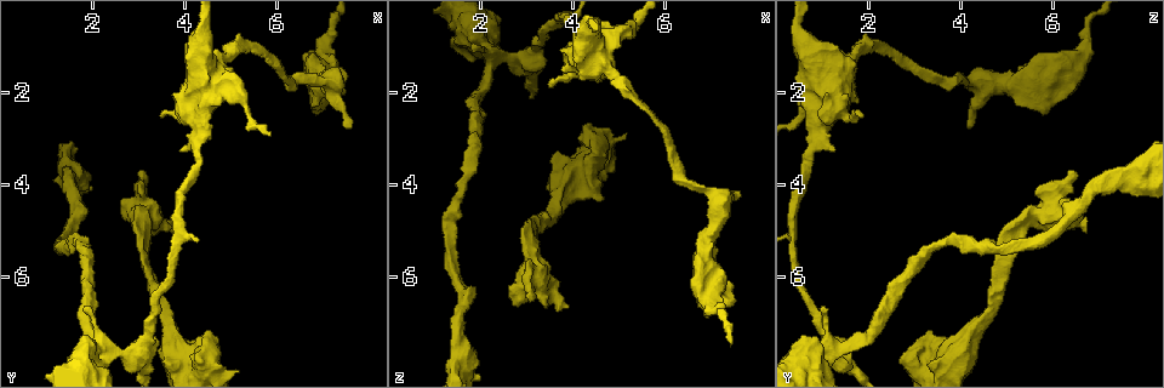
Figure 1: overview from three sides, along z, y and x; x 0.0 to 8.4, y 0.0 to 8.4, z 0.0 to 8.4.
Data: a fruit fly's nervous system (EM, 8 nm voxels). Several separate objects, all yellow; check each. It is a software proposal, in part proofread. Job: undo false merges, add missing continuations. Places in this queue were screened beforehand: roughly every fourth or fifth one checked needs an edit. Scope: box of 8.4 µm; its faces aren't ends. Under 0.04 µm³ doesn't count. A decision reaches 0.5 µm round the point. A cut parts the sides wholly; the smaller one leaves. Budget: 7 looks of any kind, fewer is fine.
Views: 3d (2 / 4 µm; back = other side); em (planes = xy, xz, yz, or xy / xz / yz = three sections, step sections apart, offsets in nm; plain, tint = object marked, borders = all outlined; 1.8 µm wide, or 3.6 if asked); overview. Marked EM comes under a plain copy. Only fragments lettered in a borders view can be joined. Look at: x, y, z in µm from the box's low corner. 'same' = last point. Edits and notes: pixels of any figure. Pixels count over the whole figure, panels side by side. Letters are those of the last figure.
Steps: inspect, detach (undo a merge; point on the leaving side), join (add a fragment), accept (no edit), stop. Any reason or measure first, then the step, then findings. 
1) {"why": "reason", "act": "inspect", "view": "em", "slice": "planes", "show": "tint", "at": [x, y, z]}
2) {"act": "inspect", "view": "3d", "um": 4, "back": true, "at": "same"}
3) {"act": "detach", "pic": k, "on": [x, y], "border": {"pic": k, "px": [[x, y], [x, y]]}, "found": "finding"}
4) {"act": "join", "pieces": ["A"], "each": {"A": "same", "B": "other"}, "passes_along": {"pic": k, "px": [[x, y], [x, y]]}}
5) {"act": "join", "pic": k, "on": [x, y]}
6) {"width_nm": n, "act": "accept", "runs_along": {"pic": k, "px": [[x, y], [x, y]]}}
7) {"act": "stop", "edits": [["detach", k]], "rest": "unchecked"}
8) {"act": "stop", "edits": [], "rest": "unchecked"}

{"act": "inspect", "view": "em", "um": 3.6, "slice": "yz", "step": 8, "show": "tint", "at": [7.50, 1.60, 6.55]}

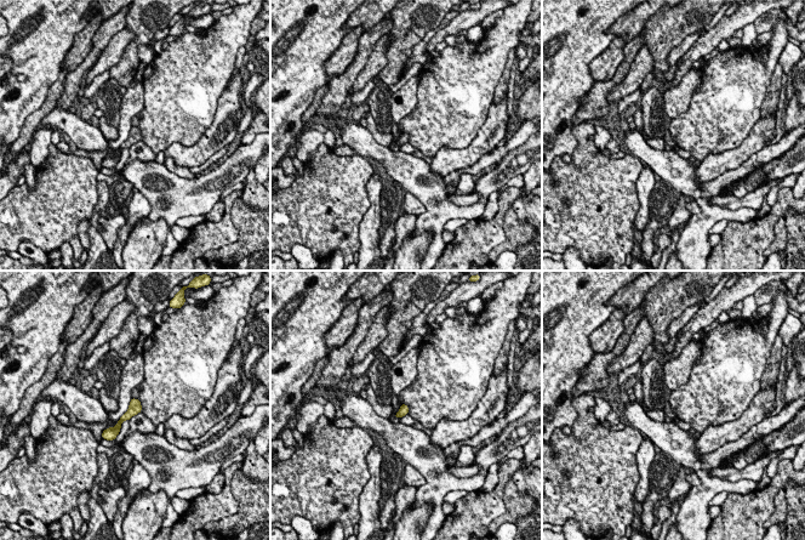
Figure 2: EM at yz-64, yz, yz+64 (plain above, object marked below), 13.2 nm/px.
{"act": "inspect", "view": "em", "um": 3.6, "slice": "planes", "show": "borders", "at": "same"}

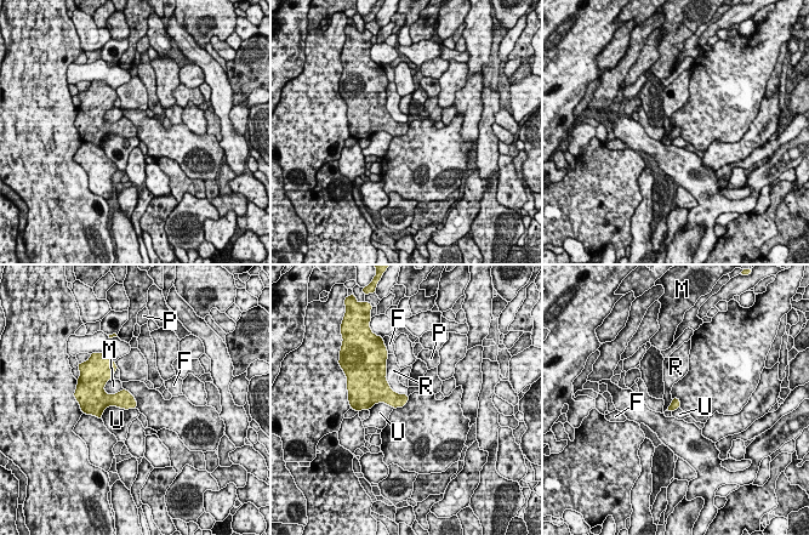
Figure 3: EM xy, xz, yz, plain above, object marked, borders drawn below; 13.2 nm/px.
{"act": "accept", "each": {"F": "other", "M": "other", "P": "other", "R": "other", "U": "other"}, "border": {"pic": 3, "px": [[386, 364], [388, 385], [406, 394]]}, "found": "none of them fits"}

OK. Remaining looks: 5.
{"act": "inspect", "view": "3d", "um": 4, "at": [3.75, 5.00, 6.70]}

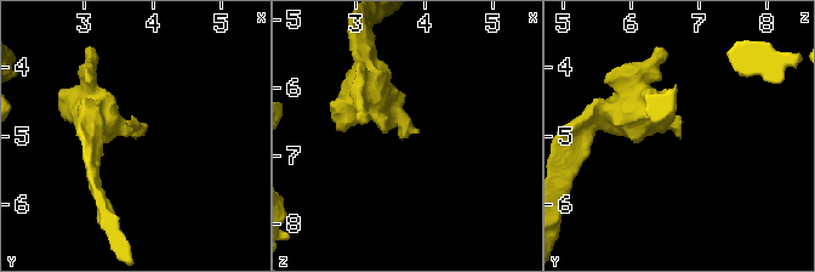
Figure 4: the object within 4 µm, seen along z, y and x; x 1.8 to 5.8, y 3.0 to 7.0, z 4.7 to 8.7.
{"why": "need the tissue", "act": "inspect", "view": "em", "slice": "xz", "step": 8, "show": "borders", "at": [3.80, 5.00, 6.65]}

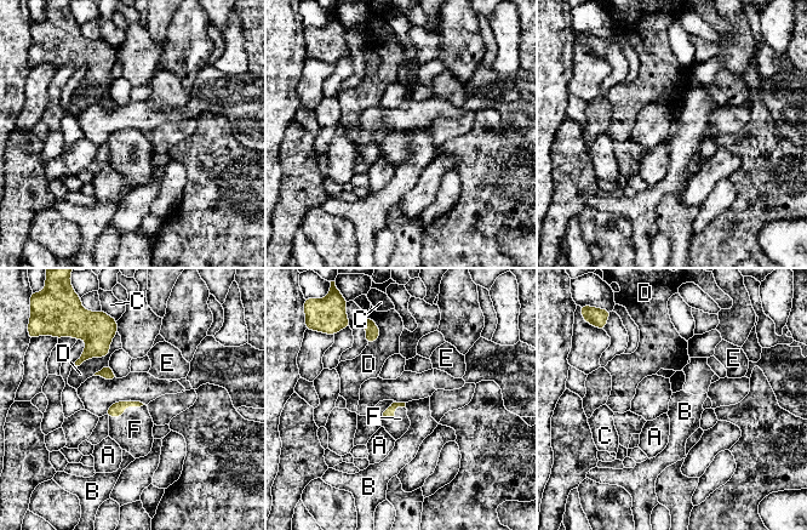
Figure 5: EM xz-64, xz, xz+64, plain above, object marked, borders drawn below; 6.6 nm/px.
{"act": "join", "pieces": ["F"], "each": {"A": "other", "B": "other", "C": "other", "D": "other", "E": "other", "F": "same"}, "passes_along": {"pic": 5, "px": [[115, 410], [124, 408], [133, 432]]}, "found": "the neuron continues"}

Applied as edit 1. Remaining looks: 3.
{"act": "inspect", "view": "overview"}

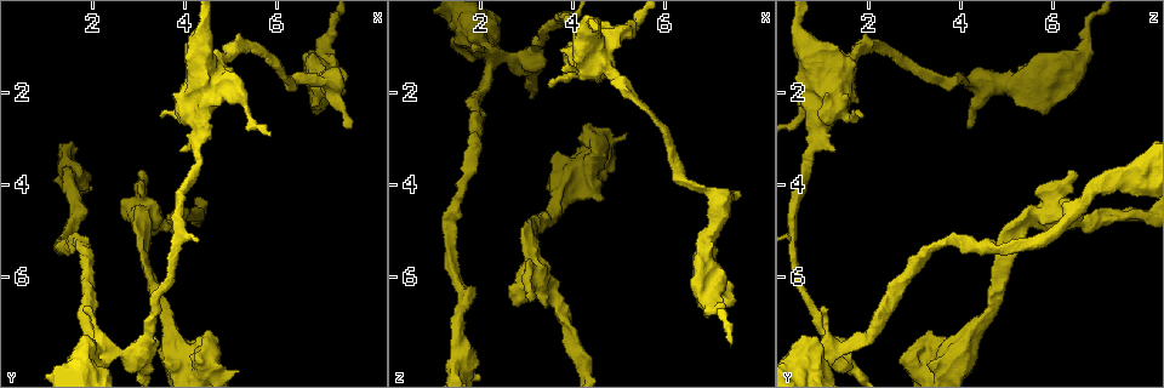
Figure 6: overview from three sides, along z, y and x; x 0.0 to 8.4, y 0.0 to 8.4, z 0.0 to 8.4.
{"why": "branch point", "act": "inspect", "view": "em", "slice": "yz", "step": 8, "show": "tint", "at": [2.35, 7.60, 1.20]}

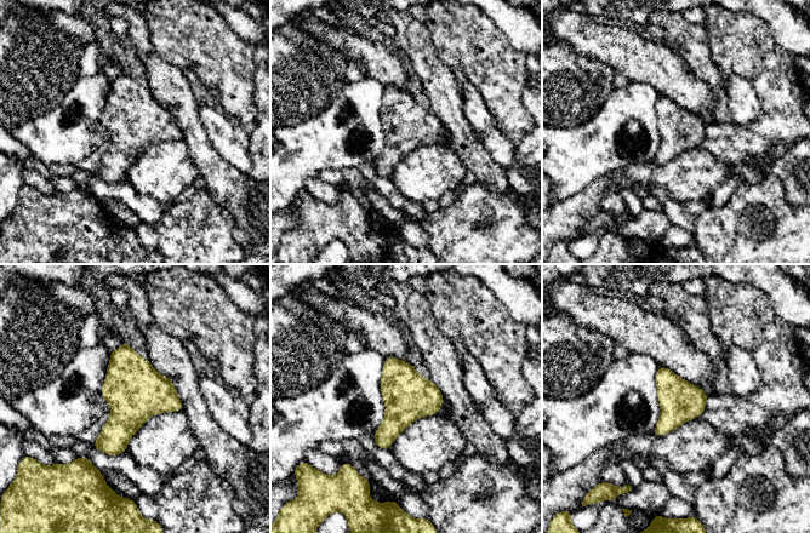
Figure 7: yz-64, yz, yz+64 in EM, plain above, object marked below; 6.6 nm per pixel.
{"why": "see the neighbours", "act": "inspect", "view": "em", "slice": "yz", "step": 8, "show": "borders", "at": "same"}

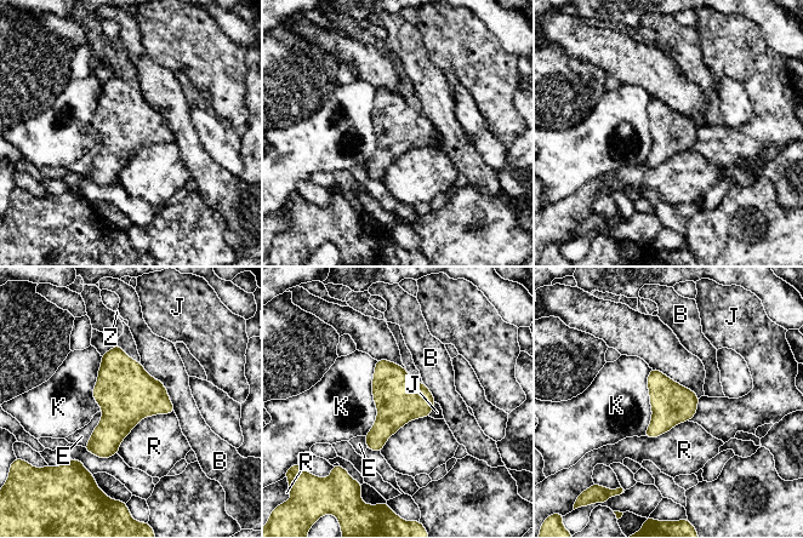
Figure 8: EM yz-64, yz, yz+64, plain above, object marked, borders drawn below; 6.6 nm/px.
{"act": "accept", "each": {"B": "other", "E": "other", "J": "other", "K": "other", "R": "other", "Z": "other"}, "border": {"pic": 8, "px": [[376, 360], [376, 421], [364, 435]]}, "found": "one neuron here"}

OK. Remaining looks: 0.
{"act": "stop", "edits": [["join", 5]], "rest": "unchecked"}

